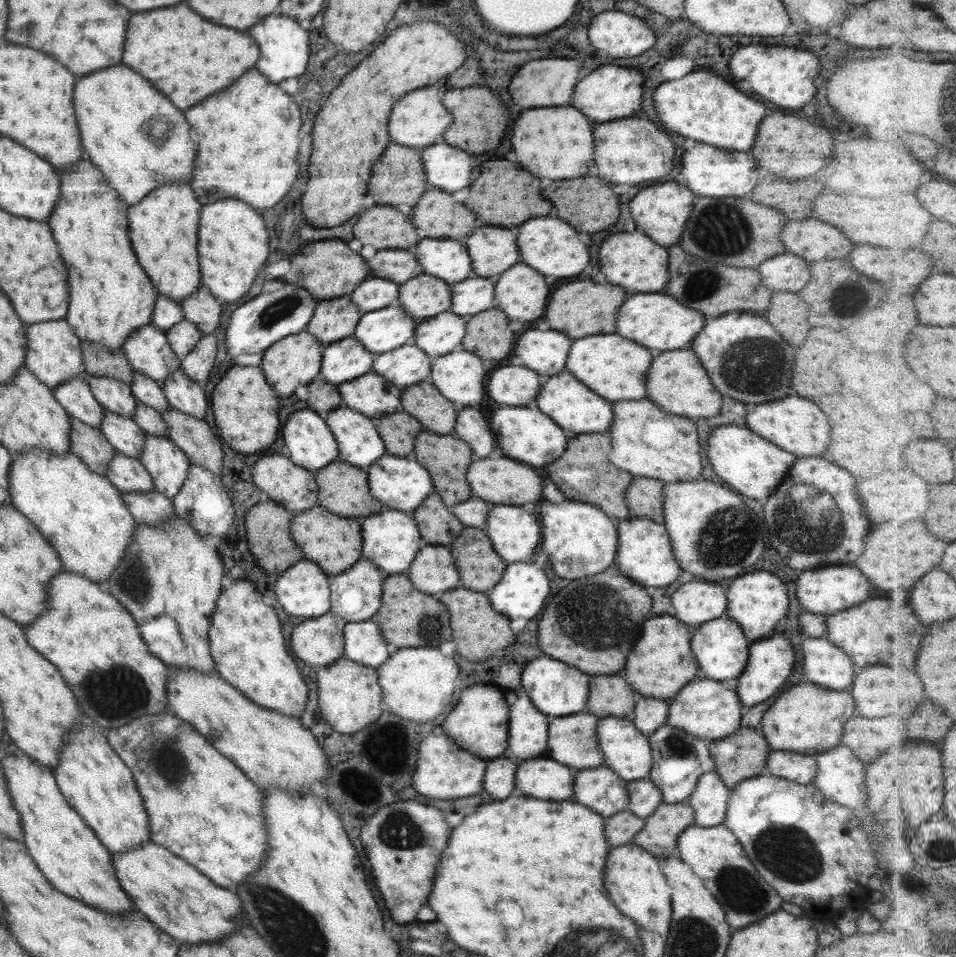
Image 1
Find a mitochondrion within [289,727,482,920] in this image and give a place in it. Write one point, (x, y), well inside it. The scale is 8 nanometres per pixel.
(400, 830)

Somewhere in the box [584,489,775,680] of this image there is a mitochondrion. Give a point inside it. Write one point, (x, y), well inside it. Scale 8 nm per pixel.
(728, 538)

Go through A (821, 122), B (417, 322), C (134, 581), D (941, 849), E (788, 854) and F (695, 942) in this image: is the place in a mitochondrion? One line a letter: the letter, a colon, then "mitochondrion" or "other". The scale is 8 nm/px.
A: other
B: other
C: mitochondrion
D: mitochondrion
E: mitochondrion
F: mitochondrion

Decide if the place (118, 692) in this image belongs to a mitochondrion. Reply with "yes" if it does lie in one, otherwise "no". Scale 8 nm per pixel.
yes

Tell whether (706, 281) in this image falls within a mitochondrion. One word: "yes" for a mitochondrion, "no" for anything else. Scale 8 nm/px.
yes

